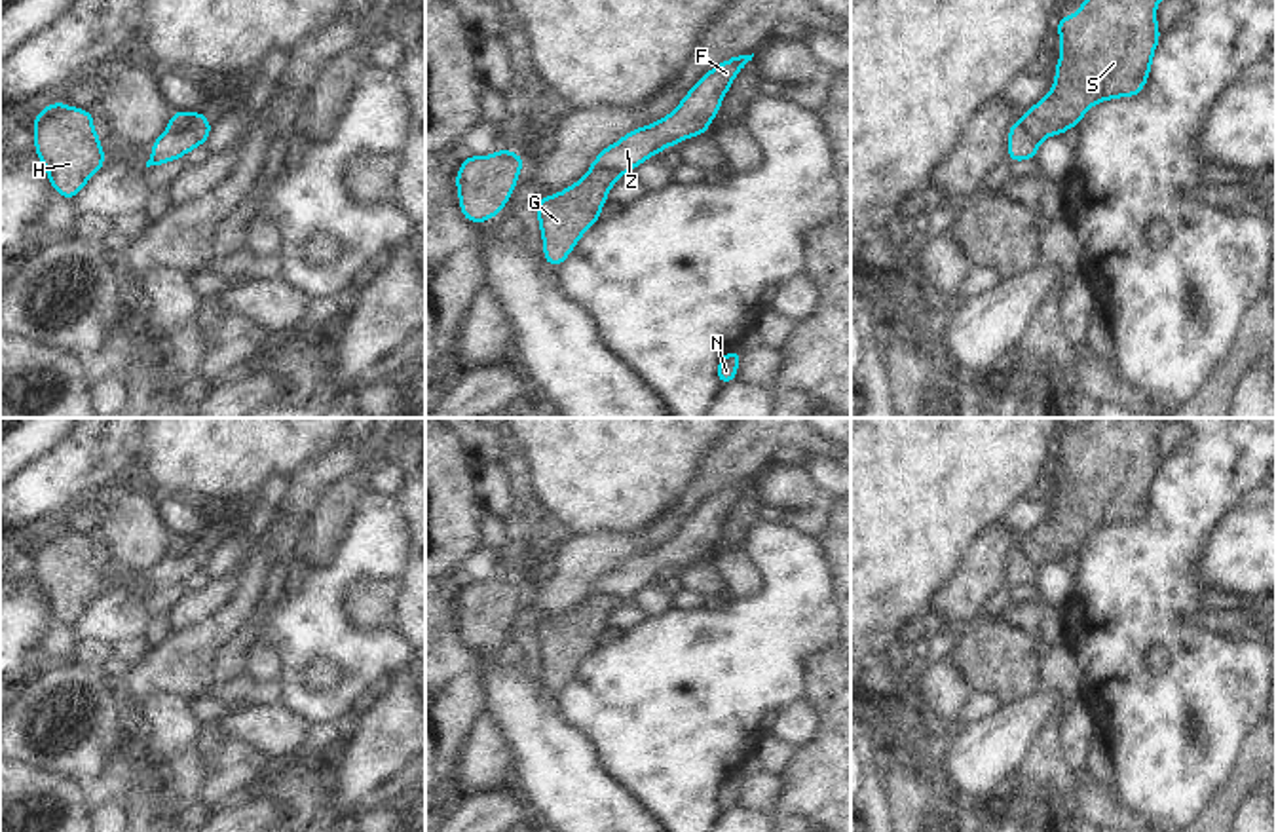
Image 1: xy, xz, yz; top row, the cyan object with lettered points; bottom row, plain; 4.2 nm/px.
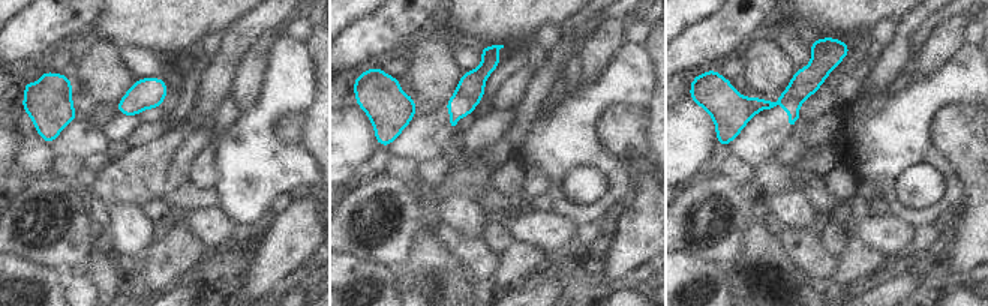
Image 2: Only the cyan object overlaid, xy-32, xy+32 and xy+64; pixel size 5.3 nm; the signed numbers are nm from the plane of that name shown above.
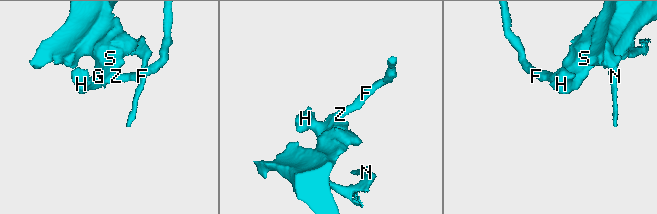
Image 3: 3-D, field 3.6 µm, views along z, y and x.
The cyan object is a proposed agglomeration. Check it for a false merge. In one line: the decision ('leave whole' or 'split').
split

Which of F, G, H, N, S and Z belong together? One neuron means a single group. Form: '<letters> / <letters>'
F Z / G H N S

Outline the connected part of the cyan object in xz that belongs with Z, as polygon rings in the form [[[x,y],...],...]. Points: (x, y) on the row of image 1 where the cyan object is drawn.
[[[752,55],[725,59],[710,68],[684,95],[674,112],[659,122],[625,133],[615,144],[600,150],[587,173],[596,169],[615,171],[619,175],[636,171],[651,156],[659,156],[663,148],[676,146],[684,139],[701,137],[710,129],[712,120],[722,108],[733,80],[744,68]]]

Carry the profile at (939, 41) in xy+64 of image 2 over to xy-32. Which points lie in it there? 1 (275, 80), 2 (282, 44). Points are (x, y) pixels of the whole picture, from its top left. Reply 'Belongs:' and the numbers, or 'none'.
Belongs: none

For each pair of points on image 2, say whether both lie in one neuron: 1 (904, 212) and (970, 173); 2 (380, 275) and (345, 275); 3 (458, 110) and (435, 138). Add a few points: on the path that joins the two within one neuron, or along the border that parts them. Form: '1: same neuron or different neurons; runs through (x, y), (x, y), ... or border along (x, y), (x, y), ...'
1: different neurons; border along (939, 150), (961, 185), (958, 206)
2: same neuron; runs through (371, 275), (354, 275)
3: same neuron; runs through (450, 117), (437, 131)

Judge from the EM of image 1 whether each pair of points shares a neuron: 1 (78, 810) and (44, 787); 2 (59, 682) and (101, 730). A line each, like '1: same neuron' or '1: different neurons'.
1: same neuron
2: same neuron

